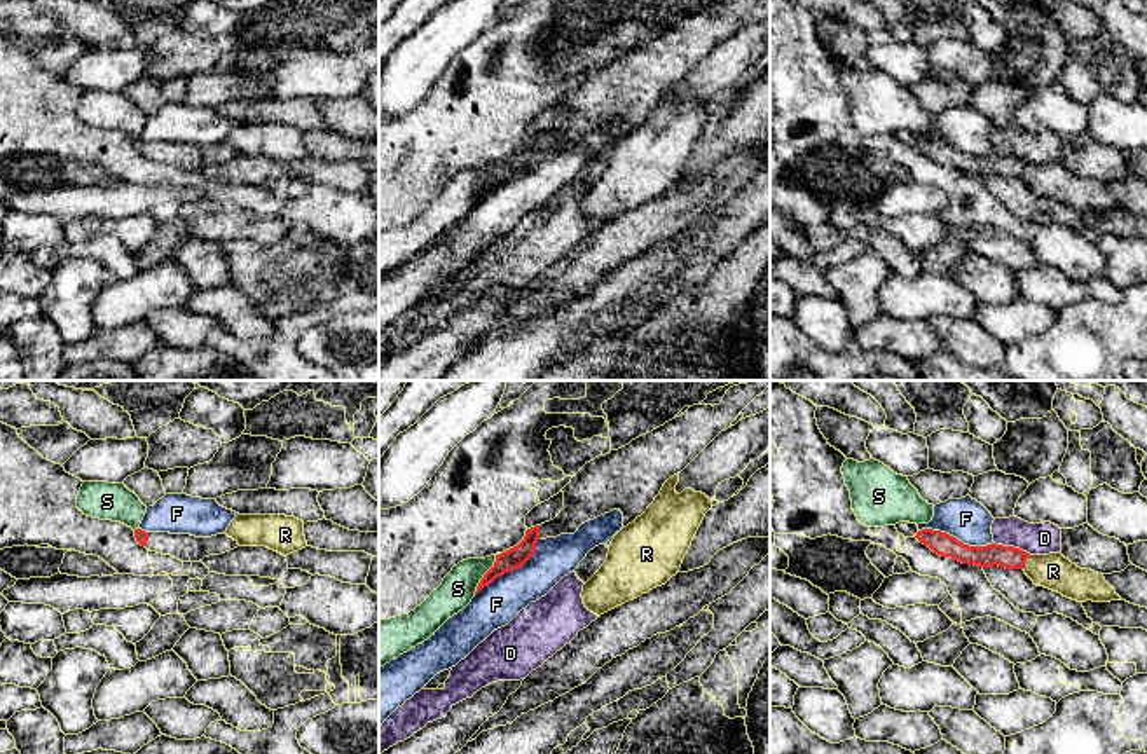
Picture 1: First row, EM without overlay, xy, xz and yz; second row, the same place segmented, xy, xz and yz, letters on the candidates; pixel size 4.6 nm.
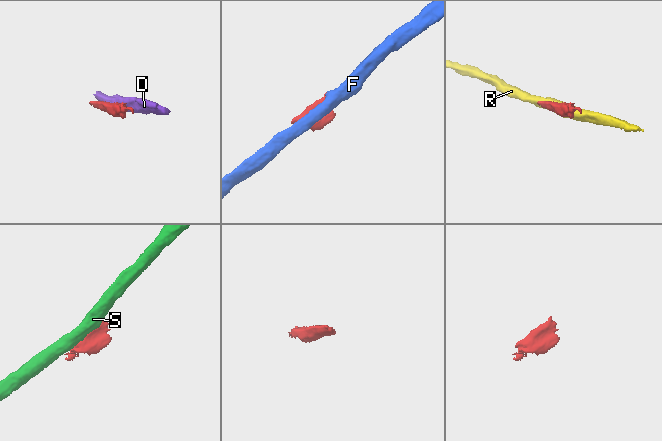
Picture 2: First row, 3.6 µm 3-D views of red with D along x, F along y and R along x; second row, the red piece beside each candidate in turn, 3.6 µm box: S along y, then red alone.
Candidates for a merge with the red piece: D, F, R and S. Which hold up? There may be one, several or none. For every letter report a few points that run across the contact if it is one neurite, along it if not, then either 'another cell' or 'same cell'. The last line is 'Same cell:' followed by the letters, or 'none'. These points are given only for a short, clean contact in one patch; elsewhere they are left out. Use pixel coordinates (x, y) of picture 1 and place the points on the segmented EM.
D: another cell
F: another cell
R: line yz (1030, 555), (1022, 568); another cell
S: another cell
Same cell: none

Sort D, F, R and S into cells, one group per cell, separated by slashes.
D / F / R / S

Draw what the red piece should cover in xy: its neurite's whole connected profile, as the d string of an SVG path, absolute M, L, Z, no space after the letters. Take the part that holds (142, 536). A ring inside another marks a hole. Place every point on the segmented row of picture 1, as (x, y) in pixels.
M134 529L134 538L147 550L171 555L182 562L199 562L204 557L220 555L239 546L225 532L211 538L196 538L190 534L145 532Z

